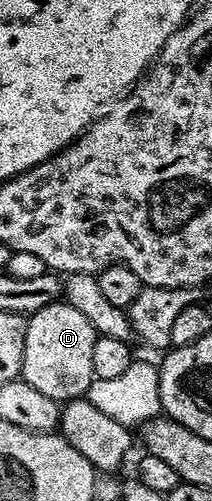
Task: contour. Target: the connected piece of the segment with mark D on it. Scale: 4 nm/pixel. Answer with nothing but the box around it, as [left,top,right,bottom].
[21,300,99,403]

